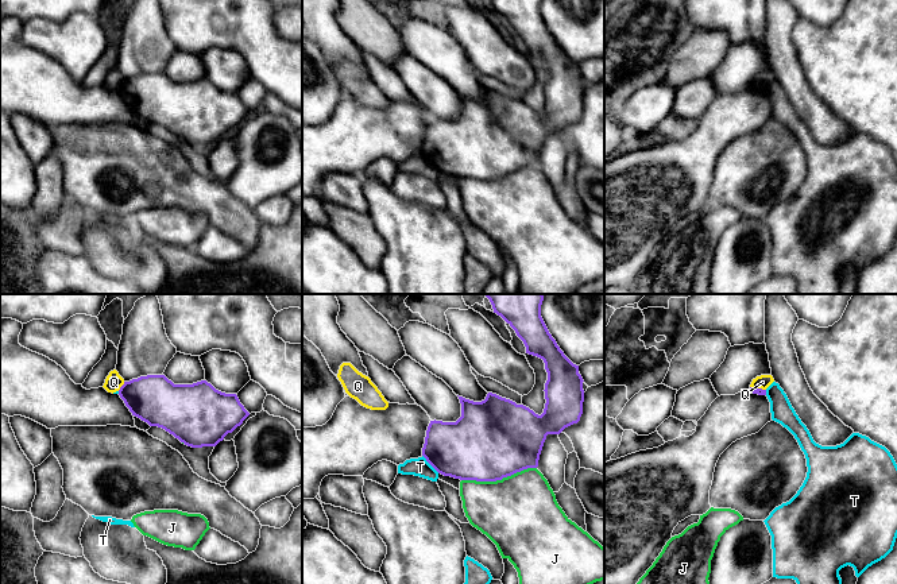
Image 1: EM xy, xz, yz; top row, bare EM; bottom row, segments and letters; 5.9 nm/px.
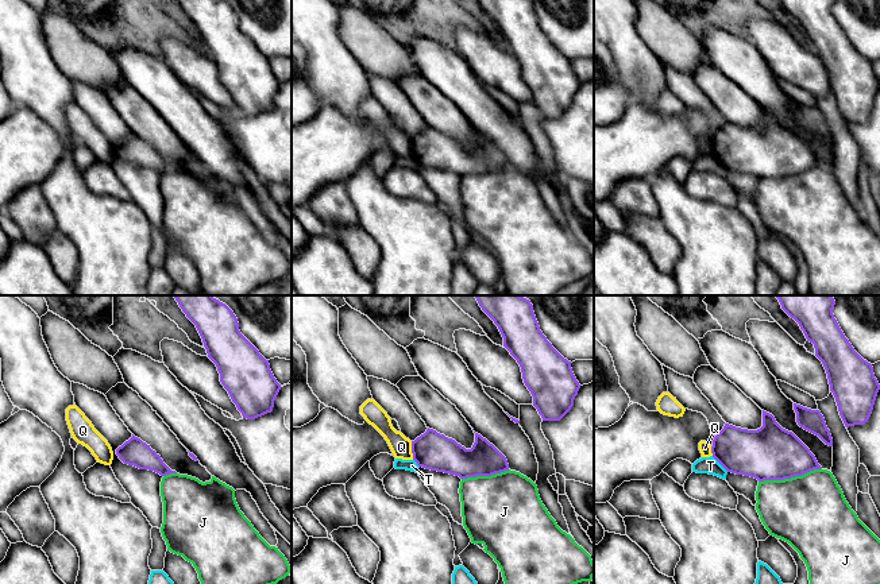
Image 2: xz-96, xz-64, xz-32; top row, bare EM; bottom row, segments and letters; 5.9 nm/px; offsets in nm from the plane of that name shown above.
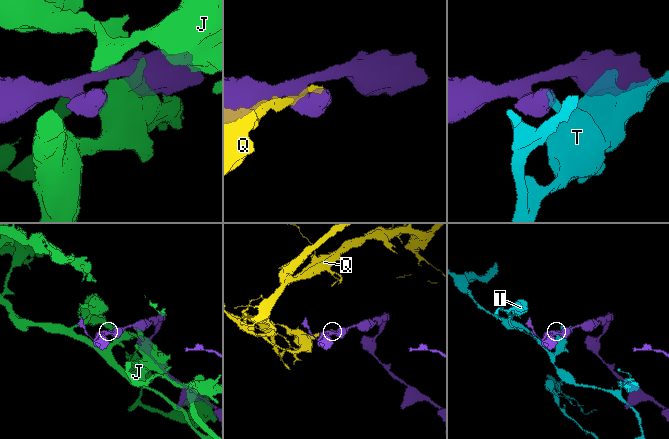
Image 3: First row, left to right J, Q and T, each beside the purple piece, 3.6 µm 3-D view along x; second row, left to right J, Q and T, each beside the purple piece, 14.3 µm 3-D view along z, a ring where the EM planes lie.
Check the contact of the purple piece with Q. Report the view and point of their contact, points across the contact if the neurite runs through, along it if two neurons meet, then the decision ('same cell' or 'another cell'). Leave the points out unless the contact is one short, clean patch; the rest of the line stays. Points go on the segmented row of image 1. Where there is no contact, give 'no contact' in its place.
contact xy (122, 386); border xy (124, 382), (118, 390); another cell

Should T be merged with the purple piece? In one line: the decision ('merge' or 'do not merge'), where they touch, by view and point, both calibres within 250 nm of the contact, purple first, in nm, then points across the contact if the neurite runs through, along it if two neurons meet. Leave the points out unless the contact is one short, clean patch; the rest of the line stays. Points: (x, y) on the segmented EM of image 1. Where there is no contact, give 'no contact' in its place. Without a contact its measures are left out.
do not merge; contact xz (430, 464); calibres 360 and 110 nm; border xz (422, 455), (439, 472)

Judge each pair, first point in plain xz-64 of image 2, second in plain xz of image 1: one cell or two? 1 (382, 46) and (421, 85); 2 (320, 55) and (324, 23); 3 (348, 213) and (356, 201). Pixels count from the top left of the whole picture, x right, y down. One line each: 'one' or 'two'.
1: two
2: one
3: one

